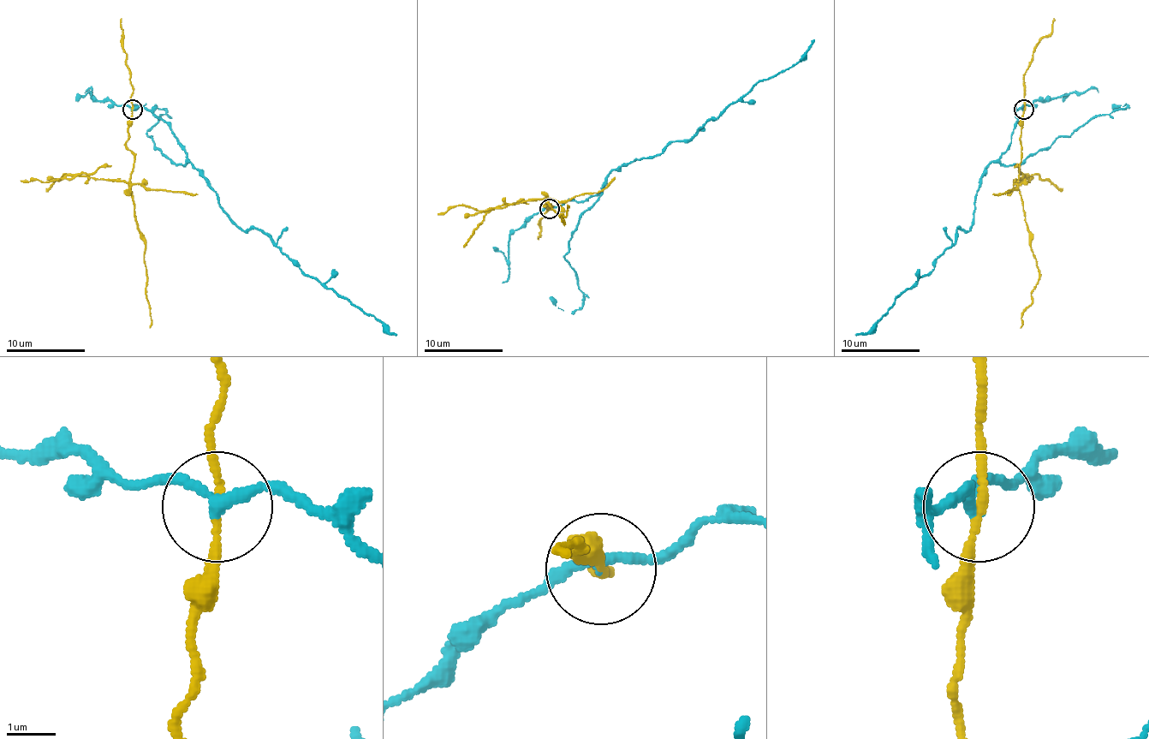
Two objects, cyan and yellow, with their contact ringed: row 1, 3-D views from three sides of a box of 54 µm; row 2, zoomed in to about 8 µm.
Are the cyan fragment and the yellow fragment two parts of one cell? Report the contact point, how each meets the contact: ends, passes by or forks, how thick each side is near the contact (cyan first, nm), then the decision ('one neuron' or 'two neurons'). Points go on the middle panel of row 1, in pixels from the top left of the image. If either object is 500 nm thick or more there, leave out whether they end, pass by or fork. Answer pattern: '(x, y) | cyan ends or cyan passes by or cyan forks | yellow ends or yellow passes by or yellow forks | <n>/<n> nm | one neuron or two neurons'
(550, 208) | cyan passes by | yellow passes by | 200/160 nm | two neurons

